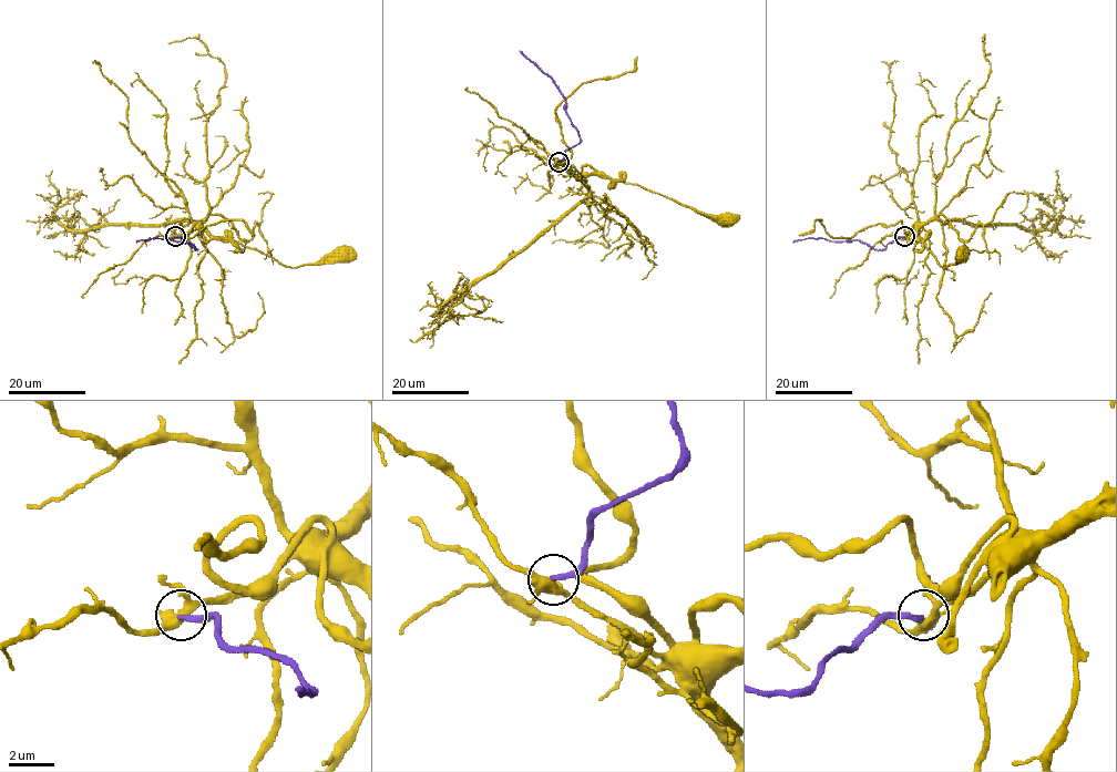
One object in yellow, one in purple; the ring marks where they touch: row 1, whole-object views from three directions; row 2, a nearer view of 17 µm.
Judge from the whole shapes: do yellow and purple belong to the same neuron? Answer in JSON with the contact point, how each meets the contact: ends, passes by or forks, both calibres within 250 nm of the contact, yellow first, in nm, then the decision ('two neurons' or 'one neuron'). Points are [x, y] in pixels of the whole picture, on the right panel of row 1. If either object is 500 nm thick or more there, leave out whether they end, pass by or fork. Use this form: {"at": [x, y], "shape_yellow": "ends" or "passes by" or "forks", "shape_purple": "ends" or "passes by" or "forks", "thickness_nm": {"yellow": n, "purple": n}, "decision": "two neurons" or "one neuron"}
{"at": [904, 236], "shape_yellow": "forks", "shape_purple": "ends", "thickness_nm": {"yellow": 360, "purple": 240}, "decision": "two neurons"}

